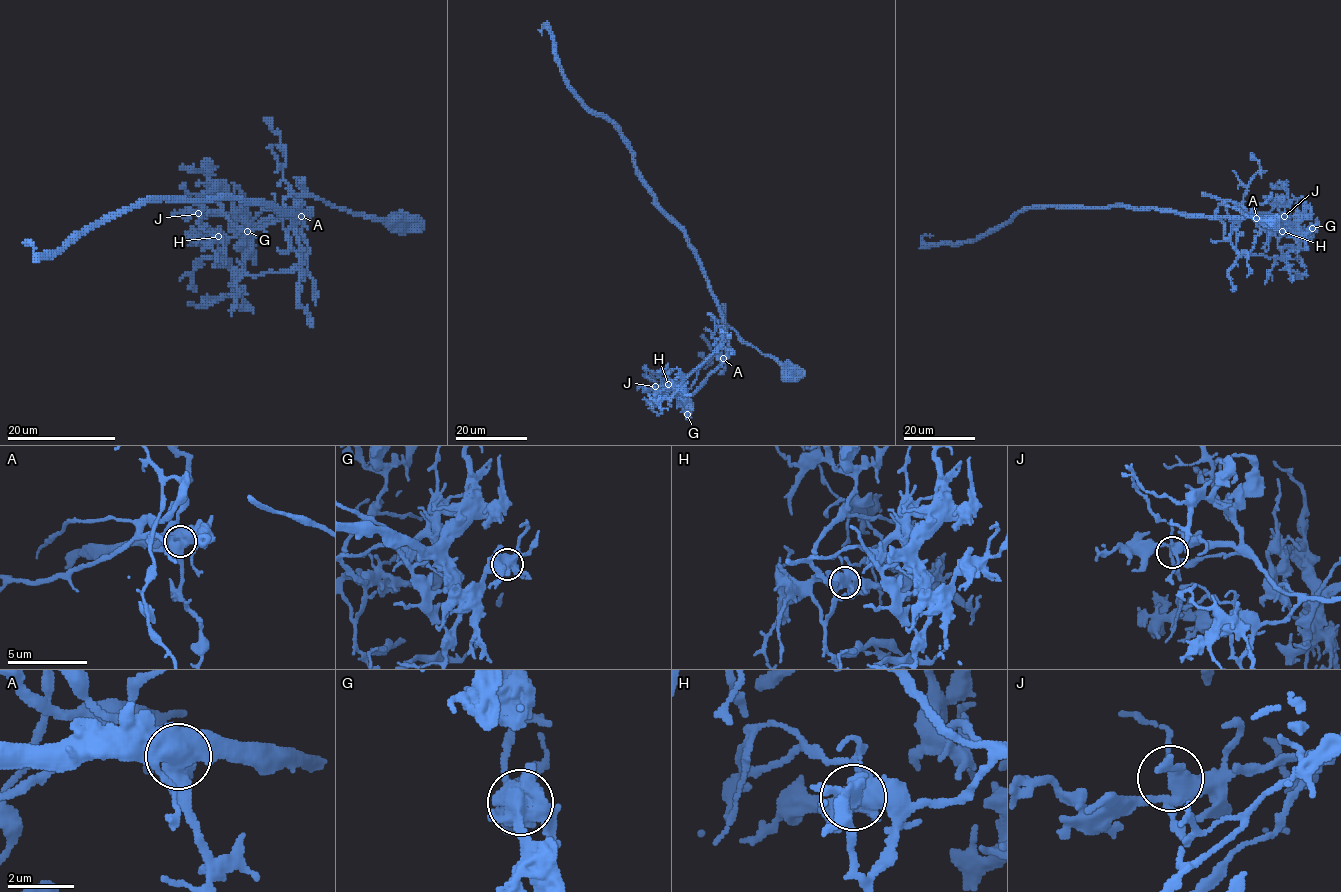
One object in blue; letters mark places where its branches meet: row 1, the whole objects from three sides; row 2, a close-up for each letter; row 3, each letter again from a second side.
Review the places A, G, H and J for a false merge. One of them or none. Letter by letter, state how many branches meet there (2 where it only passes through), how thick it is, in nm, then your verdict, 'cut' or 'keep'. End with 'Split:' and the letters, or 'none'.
A: 5 | 600 nm | cut
G: 5 | 600 nm | keep
H: 5 | 460 nm | keep
J: 5 | 380 nm | keep
Split: A

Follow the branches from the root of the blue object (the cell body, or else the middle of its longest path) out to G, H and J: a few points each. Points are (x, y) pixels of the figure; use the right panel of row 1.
G: (1272, 221), (1217, 207), (1225, 239), (1234, 222), (1259, 212), (1275, 214), (1303, 234), (1312, 228)
H: (1272, 221), (1256, 221), (1226, 204), (1217, 207), (1225, 239), (1231, 225), (1245, 217), (1282, 231)
J: (1272, 221), (1256, 221), (1226, 204), (1217, 207), (1225, 239), (1231, 225), (1245, 217), (1273, 227), (1284, 216)

